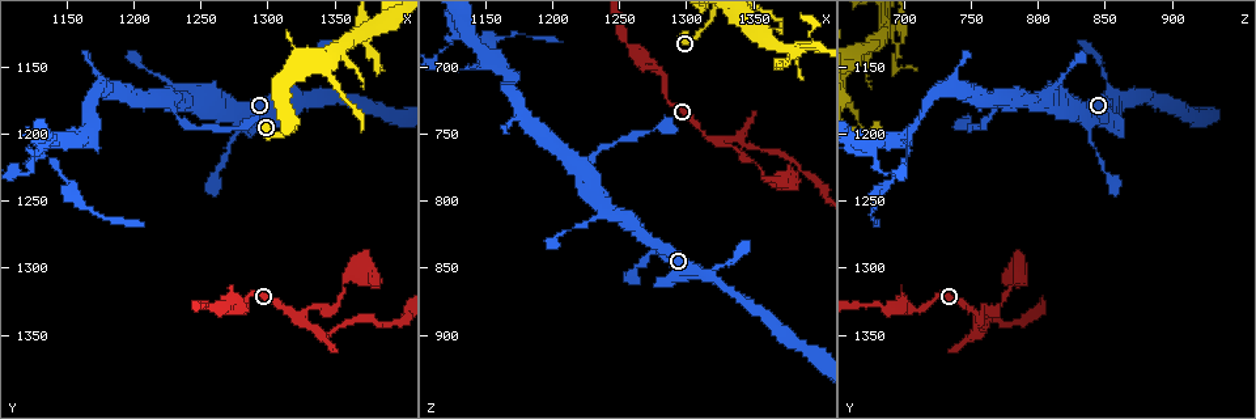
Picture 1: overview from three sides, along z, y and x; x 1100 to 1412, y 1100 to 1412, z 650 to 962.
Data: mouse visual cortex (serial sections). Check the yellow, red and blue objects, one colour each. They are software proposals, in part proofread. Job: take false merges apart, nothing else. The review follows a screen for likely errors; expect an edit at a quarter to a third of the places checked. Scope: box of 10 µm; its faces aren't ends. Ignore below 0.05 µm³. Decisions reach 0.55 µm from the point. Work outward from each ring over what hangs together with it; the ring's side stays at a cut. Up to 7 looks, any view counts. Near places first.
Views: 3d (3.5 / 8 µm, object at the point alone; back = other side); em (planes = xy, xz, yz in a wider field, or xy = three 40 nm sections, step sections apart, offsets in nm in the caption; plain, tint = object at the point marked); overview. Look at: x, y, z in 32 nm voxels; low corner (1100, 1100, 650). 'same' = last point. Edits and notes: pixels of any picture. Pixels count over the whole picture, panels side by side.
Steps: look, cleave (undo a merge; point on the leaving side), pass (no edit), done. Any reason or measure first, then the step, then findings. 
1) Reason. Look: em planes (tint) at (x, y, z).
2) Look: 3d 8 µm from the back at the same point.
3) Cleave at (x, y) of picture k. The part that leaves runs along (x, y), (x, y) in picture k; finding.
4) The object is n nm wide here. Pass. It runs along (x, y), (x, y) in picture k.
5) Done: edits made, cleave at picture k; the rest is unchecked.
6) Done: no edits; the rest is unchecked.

Look: 3d 3.5 µm from the back at (1322, 1336, 756).

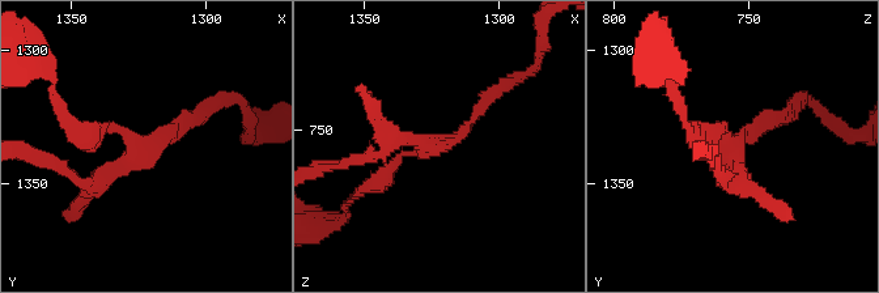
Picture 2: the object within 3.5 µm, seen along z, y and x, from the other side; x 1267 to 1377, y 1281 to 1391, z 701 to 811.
3 arms meet here; the arms are 150, 200, 200 nm wide; need the tissue. Look: em xy step 3 (tint) at (1323, 1337, 755).

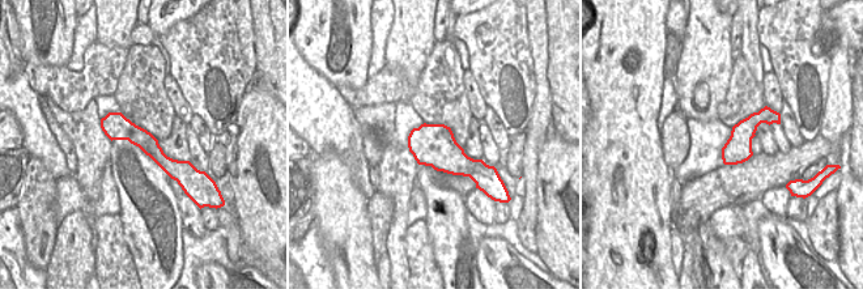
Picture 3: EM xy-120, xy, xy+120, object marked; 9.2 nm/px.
Pass. It runs along (493, 92), (453, 139), (408, 152), (369, 189) in picture 2; one cell here.

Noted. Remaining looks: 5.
Look: 3d 8 µm at (1378, 1124, 688).

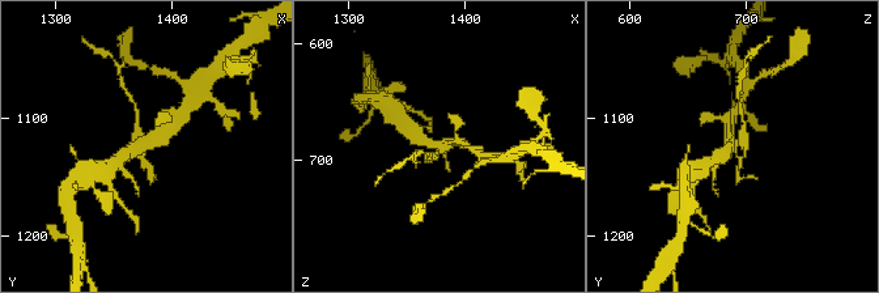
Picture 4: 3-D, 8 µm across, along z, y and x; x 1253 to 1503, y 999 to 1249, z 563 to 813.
Shape alone is not enough. Look: em xy step 5 (tint) at the same point.

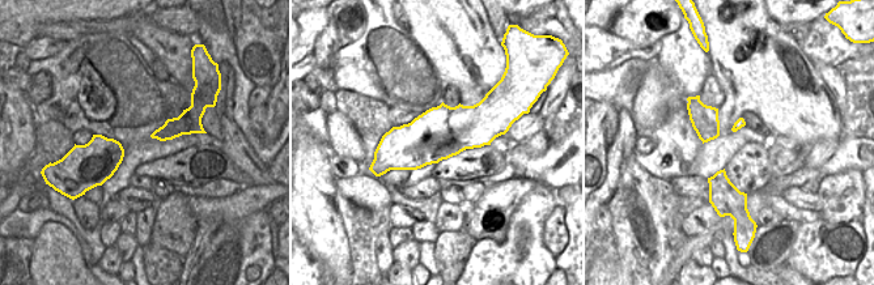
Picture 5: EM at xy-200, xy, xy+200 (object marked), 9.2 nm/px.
Cleave at (151, 178) of picture 4. A second cell is stuck on.

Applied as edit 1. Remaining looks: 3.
Redraw. Look: overview.

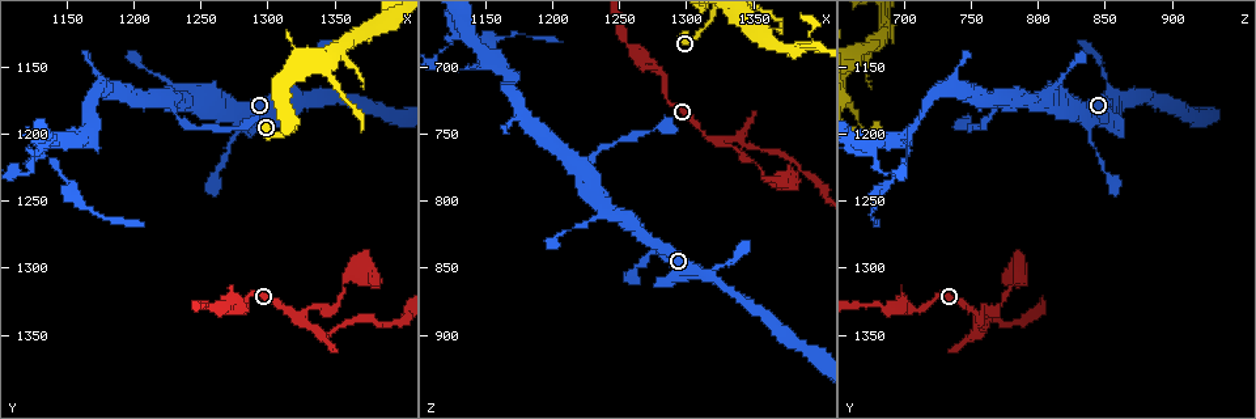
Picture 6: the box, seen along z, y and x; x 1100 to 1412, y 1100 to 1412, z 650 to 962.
Three arms meet. Look: 3d 3.5 µm at (1152, 1204, 698).

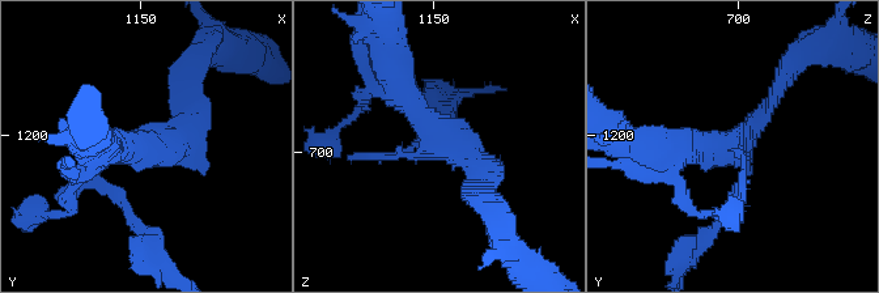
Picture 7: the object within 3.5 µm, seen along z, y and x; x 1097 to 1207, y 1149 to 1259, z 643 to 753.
Cleave at (117, 199) of picture 7. Two cells meet here.

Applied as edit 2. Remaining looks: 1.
Done: edits made, cleave at picture 4, cleave at picture 7; the rest is unchecked.

